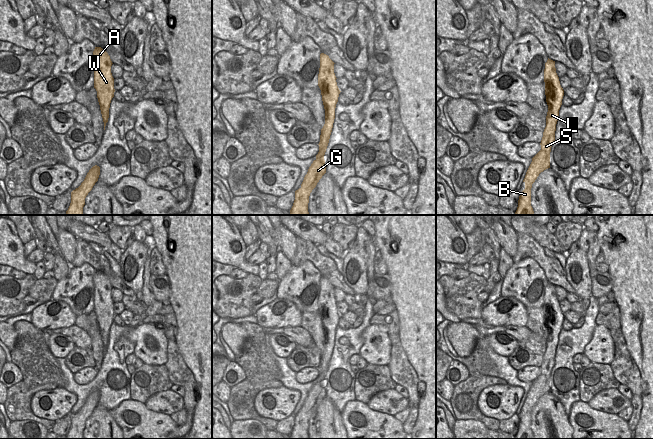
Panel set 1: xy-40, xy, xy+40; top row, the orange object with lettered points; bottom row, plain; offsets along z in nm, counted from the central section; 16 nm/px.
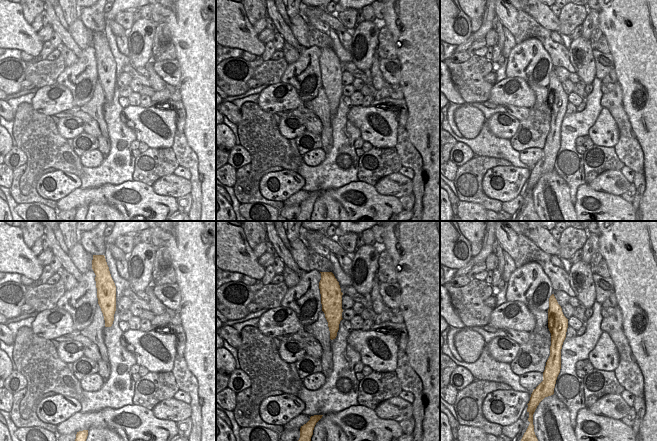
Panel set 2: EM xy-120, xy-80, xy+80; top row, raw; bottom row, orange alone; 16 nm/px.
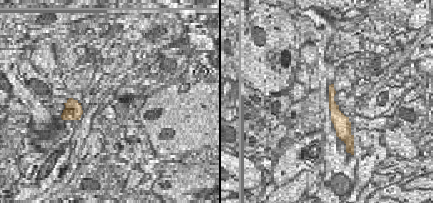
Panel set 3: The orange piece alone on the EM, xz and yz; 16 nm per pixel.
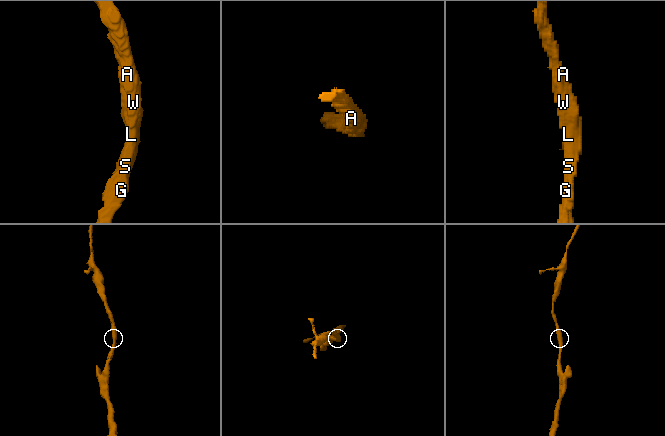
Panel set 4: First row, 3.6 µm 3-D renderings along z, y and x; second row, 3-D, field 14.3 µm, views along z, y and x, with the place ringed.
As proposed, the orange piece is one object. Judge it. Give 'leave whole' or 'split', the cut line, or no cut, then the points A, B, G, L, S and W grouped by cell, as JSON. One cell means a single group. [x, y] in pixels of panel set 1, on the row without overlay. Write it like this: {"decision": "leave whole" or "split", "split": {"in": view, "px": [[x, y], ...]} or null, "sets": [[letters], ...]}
{"decision": "leave whole", "split": null, "sets": [["A", "B", "G", "L", "S", "W"]]}

